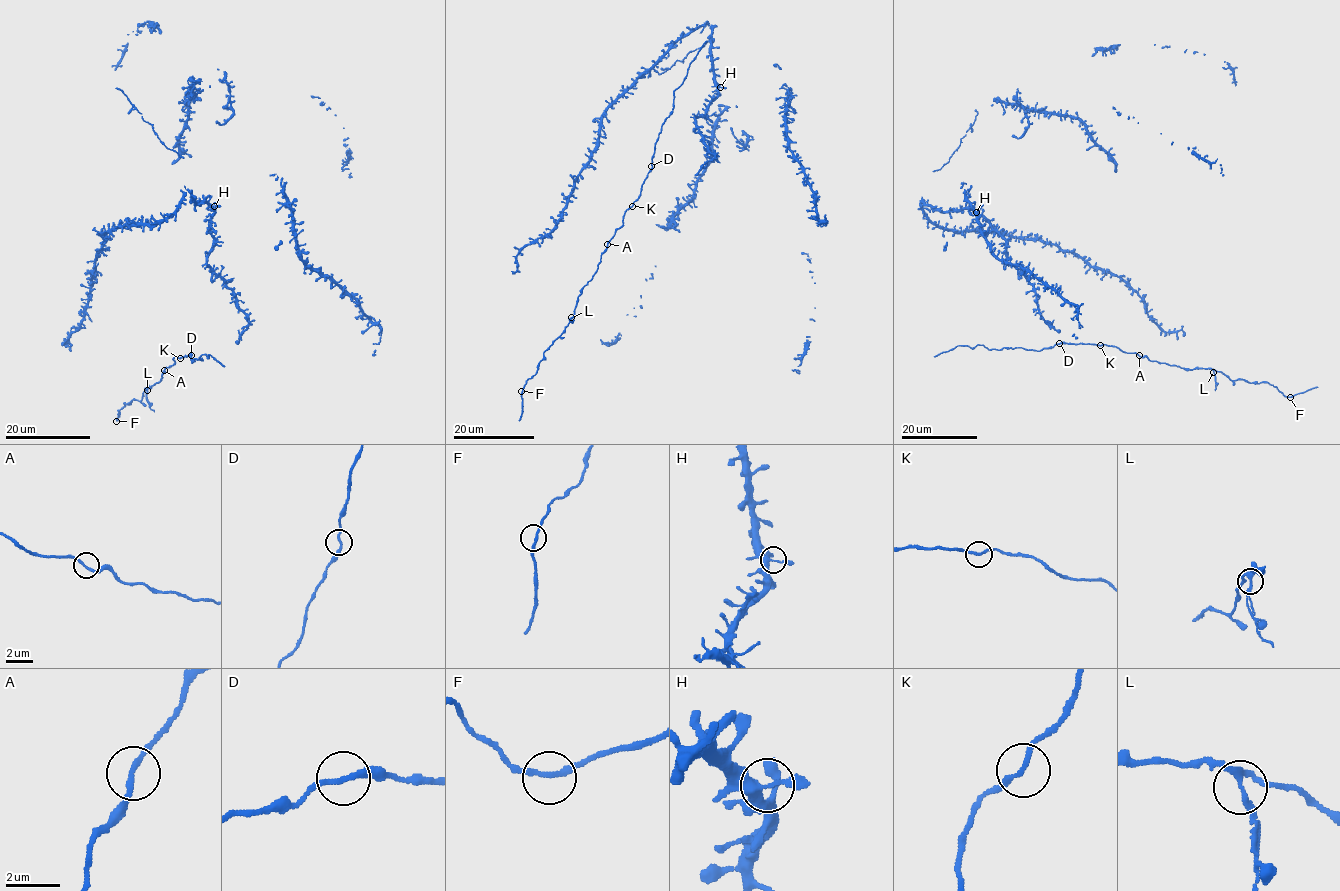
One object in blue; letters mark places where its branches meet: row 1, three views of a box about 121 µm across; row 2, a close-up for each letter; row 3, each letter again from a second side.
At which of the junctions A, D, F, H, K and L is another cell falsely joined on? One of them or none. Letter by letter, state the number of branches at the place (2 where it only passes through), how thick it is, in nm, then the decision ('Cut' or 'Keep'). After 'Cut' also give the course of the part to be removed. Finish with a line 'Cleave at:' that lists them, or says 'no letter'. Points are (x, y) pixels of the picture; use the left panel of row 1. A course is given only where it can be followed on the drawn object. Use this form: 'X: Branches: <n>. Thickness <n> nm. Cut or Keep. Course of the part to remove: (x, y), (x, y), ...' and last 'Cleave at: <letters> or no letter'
A: Branches: 2. Thickness 180 nm. Keep
D: Branches: 2. Thickness 190 nm. Keep
F: Branches: 2. Thickness 190 nm. Keep
H: Branches: 3. Thickness 320 nm. Keep
K: Branches: 2. Thickness 200 nm. Keep
L: Branches: 3. Thickness 200 nm. Cut. Course of the part to remove: (146, 391), (149, 407), (154, 412)
Cleave at: L

